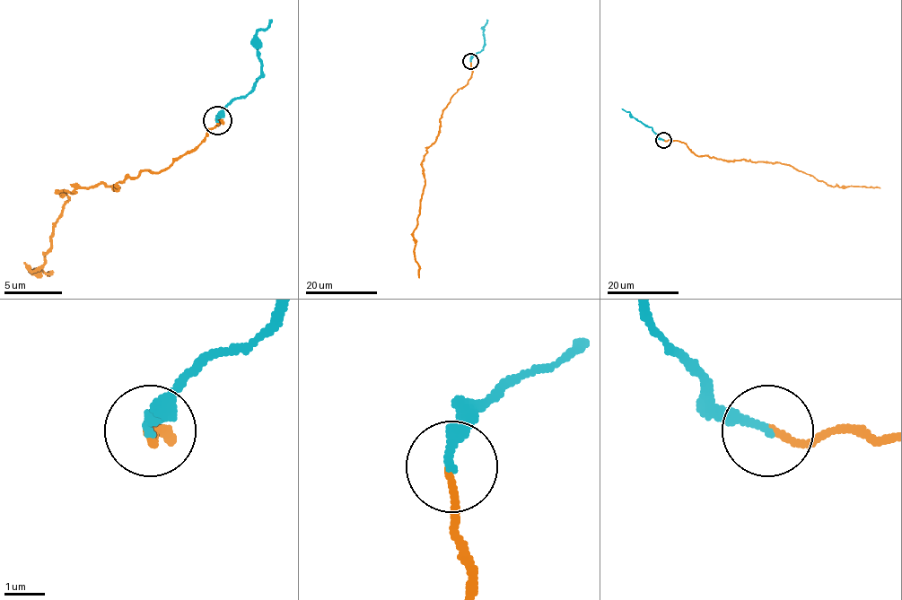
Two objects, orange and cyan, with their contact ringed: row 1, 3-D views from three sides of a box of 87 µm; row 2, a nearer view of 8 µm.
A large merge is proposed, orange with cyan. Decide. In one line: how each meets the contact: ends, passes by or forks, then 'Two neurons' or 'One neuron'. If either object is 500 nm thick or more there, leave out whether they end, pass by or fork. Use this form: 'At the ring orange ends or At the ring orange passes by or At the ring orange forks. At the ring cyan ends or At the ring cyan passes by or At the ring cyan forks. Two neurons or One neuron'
At the ring orange ends. At the ring cyan ends. One neuron

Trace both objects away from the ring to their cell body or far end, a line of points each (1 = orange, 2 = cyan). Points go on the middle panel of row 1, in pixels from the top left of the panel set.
1: (470, 60), (471, 76), (442, 111), (439, 133), (426, 149), (421, 163), (424, 186), (413, 233), (418, 278)
2: (470, 60), (483, 49), (483, 28), (487, 20)

